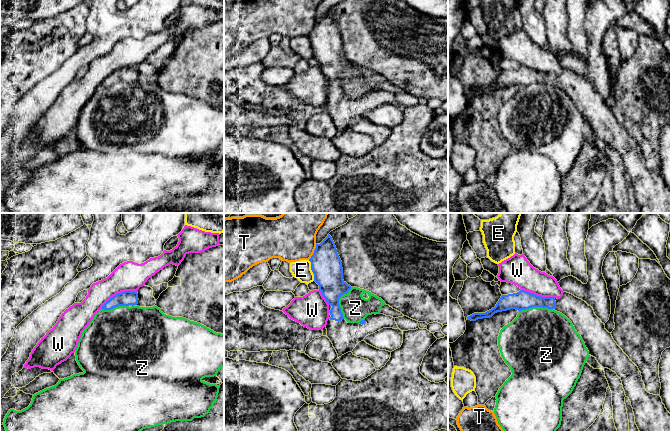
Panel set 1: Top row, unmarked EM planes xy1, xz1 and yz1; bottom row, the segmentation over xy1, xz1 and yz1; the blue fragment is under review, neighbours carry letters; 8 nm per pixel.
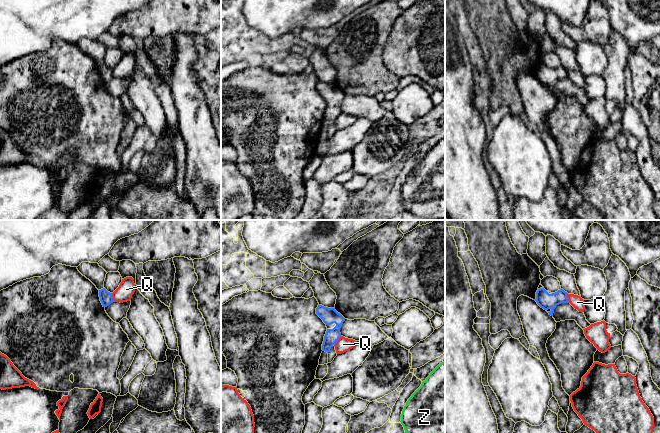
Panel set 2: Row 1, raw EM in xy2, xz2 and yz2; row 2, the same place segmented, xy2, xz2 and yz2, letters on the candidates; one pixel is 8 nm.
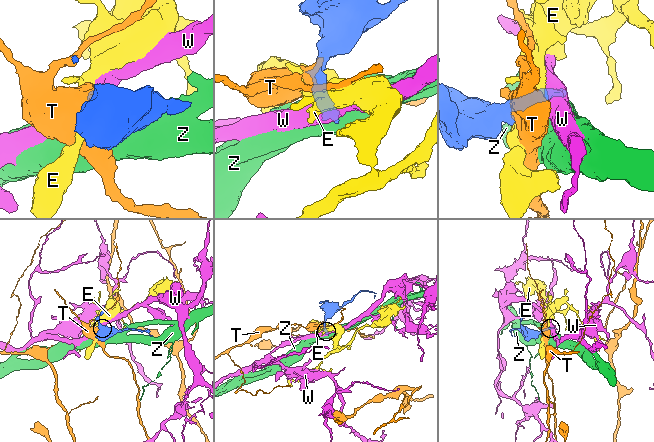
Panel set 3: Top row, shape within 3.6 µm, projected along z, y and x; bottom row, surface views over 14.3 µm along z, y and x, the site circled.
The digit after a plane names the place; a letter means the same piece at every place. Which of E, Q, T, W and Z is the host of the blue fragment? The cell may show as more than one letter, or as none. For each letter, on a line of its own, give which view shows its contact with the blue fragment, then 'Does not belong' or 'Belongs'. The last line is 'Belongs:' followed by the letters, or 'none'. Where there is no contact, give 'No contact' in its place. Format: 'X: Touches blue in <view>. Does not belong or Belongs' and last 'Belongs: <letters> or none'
E: Touches blue in xz1. Does not belong
Q: Touches blue in yz2. Does not belong
T: Touches blue in xz1. Does not belong
W: Touches blue in xy1. Does not belong
Z: Touches blue in xz1. Does not belong
Belongs: none

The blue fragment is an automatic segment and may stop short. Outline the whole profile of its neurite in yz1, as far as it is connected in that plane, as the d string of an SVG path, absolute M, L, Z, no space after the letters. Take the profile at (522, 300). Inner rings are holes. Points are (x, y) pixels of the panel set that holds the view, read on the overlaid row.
M520 290L517 293L502 295L496 306L485 313L474 313L467 320L490 318L497 312L532 307L553 309L565 315L582 337L589 355L596 358L603 368L615 372L621 379L626 397L633 408L635 423L639 431L670 431L670 413L662 403L660 395L646 391L641 372L614 341L604 323L595 315L585 301L564 292L559 299L541 297Z

